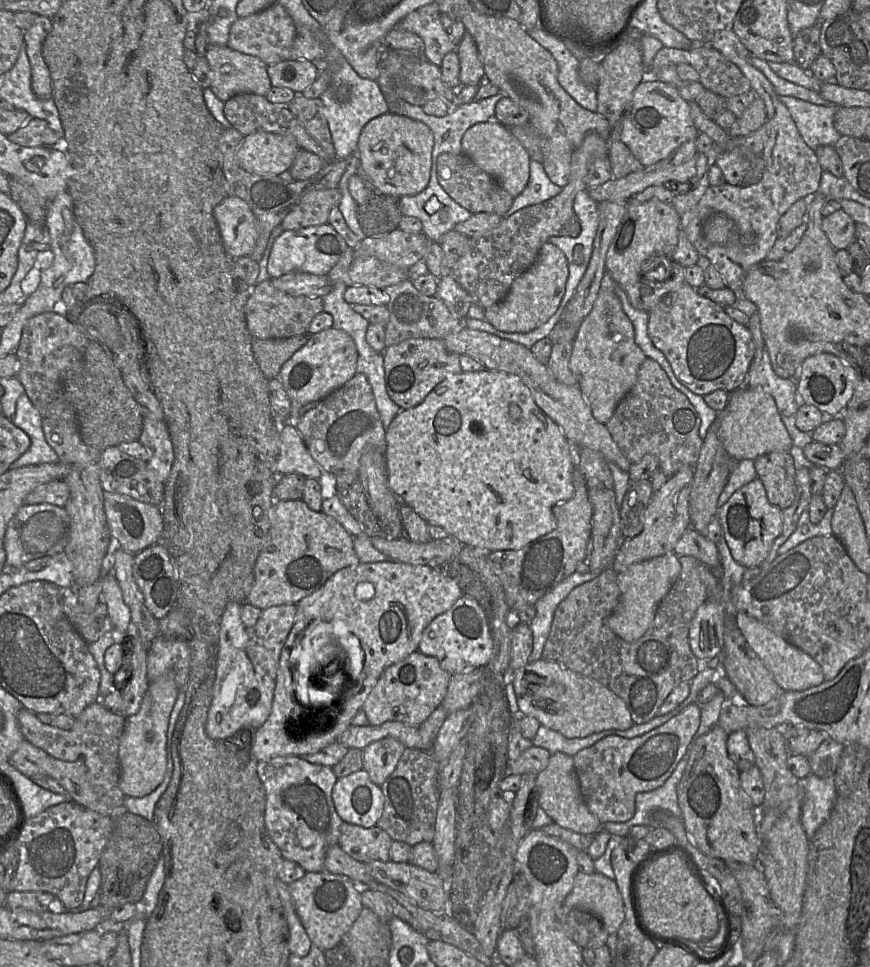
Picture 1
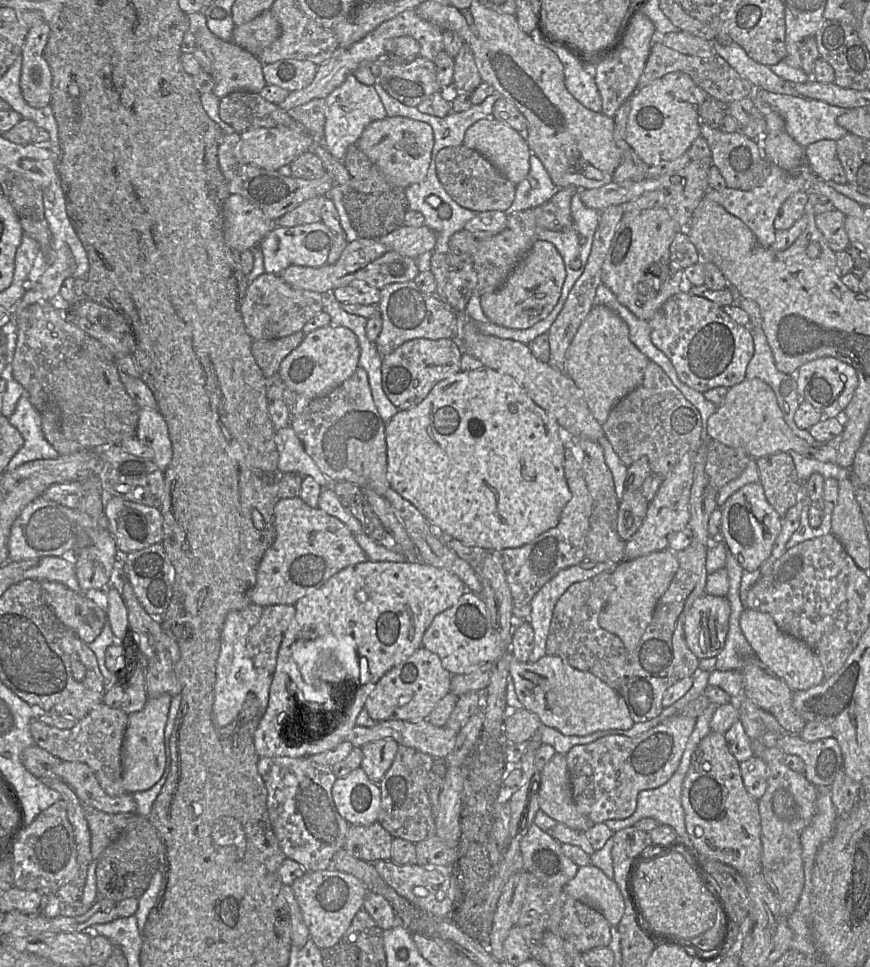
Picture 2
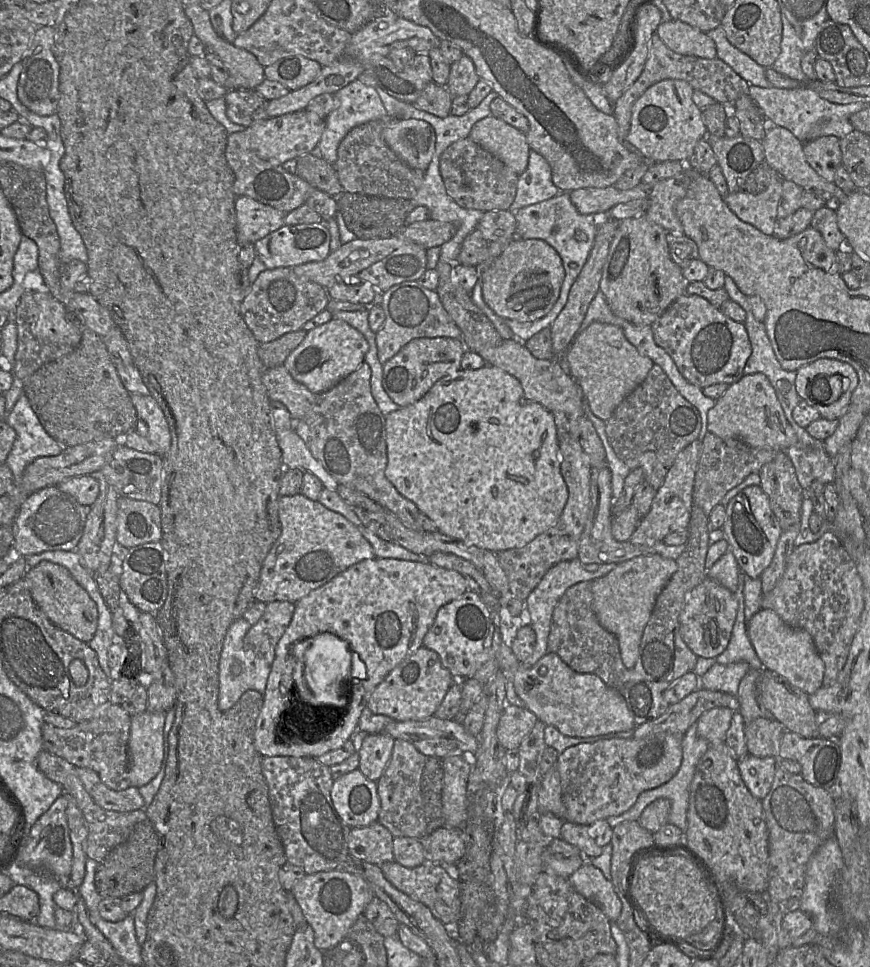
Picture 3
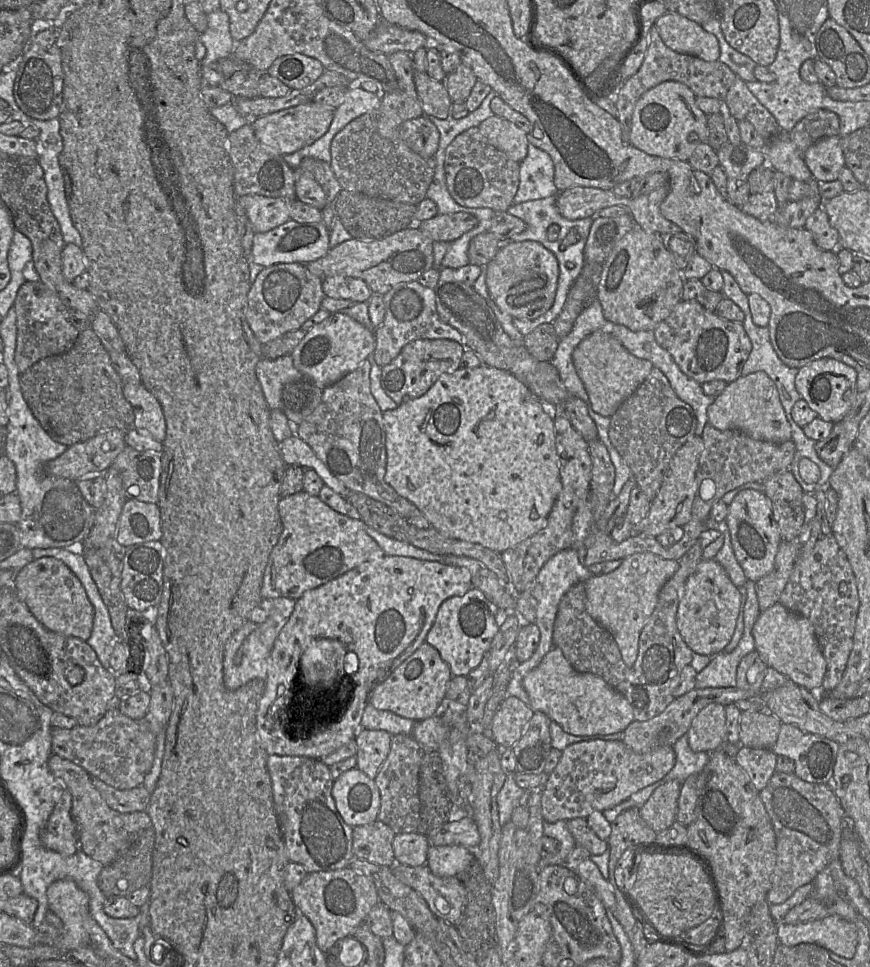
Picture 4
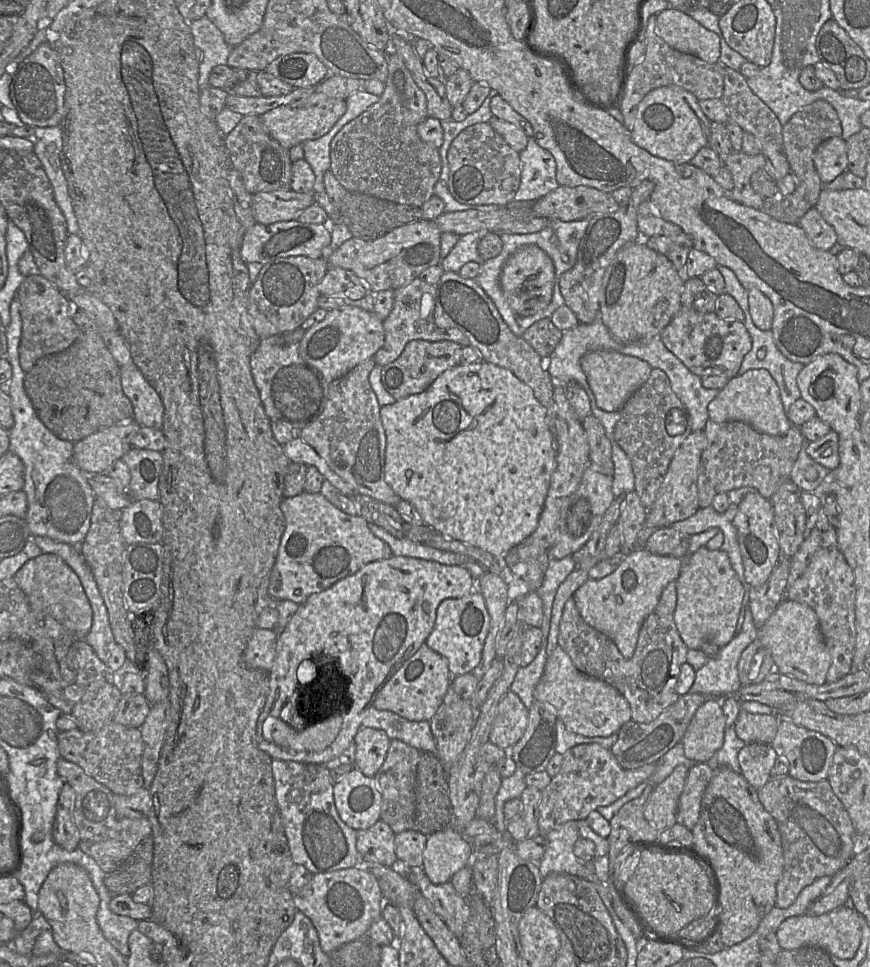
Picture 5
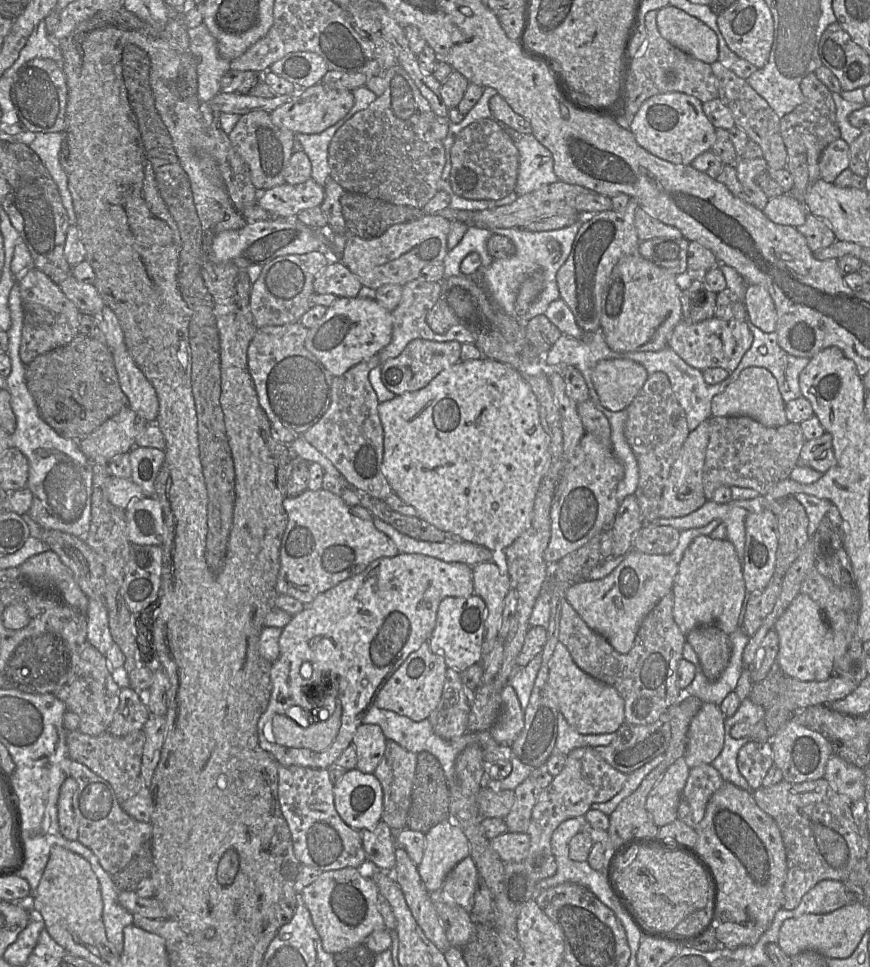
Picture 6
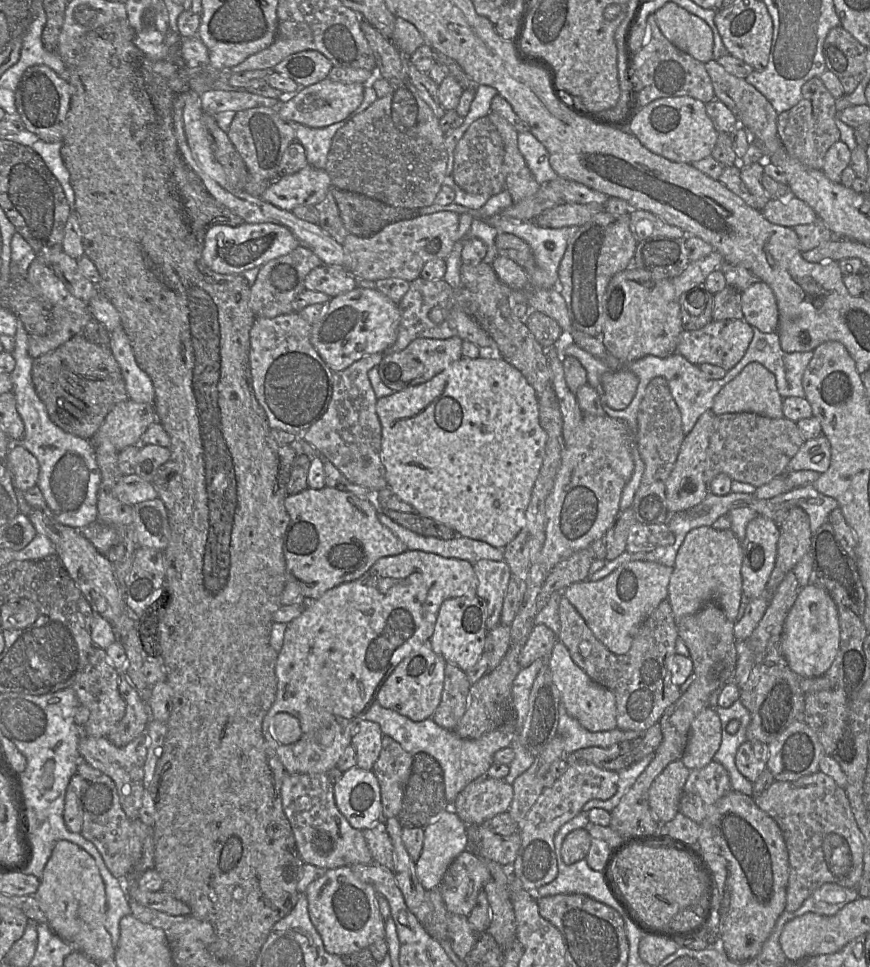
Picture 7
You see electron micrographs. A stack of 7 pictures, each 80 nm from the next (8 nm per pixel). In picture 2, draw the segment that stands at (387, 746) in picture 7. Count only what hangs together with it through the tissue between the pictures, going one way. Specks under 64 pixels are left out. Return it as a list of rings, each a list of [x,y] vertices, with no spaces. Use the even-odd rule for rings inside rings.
[[[399,745],[391,767],[379,783],[381,790],[381,806],[378,822],[394,837],[419,843],[435,834],[435,813],[427,793],[428,774],[435,759],[414,748]]]

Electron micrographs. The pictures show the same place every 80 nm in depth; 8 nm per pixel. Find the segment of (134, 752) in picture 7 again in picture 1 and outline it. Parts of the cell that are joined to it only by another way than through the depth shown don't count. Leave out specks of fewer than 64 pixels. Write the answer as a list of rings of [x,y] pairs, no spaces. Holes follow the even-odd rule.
[[[97,701],[75,718],[75,723],[70,730],[46,725],[35,713],[25,708],[19,711],[17,719],[24,738],[34,746],[56,759],[69,762],[84,761],[89,781],[101,802],[110,807],[123,805],[126,796],[119,787],[119,746],[126,718],[122,714],[109,711],[101,701]]]

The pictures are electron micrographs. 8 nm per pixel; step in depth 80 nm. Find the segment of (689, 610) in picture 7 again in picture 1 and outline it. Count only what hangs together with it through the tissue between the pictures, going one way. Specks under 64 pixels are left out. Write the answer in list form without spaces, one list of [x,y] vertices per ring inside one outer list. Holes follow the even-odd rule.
[[[707,599],[696,611],[689,627],[689,645],[698,660],[709,661],[723,652],[724,604]]]

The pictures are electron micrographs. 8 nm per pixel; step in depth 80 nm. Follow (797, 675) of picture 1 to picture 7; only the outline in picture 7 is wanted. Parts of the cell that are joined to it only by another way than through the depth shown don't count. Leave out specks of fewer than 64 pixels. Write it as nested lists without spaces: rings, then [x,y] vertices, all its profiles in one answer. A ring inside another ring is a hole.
[[[810,582],[799,592],[790,609],[780,637],[781,651],[789,667],[801,678],[823,676],[832,665],[840,646],[837,605],[829,592]]]

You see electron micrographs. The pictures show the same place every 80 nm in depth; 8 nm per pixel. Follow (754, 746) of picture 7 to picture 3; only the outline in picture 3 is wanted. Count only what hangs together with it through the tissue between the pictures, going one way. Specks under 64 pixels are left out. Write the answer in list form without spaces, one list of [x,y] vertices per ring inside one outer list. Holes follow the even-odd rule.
[[[747,754],[737,758],[737,764],[741,778],[750,793],[762,800],[771,788],[778,766],[778,758],[774,756],[757,757]]]

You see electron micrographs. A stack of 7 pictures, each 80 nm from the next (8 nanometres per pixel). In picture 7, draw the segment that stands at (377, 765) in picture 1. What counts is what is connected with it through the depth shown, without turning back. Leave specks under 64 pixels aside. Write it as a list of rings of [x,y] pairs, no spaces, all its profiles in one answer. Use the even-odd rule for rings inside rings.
[[[361,720],[352,736],[357,766],[372,770],[382,747],[382,731],[376,722]]]

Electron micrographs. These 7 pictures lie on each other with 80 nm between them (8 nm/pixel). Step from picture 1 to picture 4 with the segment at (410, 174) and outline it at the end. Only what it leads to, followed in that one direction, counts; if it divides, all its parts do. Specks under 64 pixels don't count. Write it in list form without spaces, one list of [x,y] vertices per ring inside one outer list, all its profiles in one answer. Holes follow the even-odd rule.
[[[427,116],[403,122],[400,135],[411,150],[424,158],[432,158],[438,150],[440,134]]]

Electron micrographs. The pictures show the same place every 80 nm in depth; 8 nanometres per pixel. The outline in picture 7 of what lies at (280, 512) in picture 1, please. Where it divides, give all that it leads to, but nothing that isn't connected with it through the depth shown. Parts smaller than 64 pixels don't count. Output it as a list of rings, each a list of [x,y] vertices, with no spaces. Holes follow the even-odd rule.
[[[328,486],[321,489],[308,487],[297,494],[287,495],[284,505],[290,518],[283,540],[287,582],[296,583],[306,601],[315,600],[333,587],[358,579],[378,559],[407,550],[406,545],[379,521],[378,506],[371,496],[359,497]]]

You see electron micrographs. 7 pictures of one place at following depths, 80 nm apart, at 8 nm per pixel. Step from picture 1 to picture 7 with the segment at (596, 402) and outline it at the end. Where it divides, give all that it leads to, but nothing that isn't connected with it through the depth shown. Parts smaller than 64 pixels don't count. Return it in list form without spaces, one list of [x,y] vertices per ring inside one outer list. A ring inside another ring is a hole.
[[[621,369],[603,374],[601,383],[606,404],[614,410],[623,410],[633,400],[639,379],[633,372]]]

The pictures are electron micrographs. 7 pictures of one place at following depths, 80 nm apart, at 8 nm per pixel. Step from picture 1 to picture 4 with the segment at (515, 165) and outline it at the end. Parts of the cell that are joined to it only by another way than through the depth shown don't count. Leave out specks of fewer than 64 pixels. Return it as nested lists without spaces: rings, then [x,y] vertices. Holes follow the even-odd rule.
[[[492,115],[478,126],[487,141],[510,159],[521,163],[528,152],[527,133],[505,118]]]

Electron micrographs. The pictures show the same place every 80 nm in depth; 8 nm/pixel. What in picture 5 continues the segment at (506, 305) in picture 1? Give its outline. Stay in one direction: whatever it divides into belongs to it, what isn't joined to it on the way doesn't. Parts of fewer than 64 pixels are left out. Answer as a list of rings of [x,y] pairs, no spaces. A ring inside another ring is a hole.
[[[526,245],[505,262],[500,285],[511,309],[518,317],[527,317],[544,310],[552,299],[555,268],[551,258],[538,246]]]

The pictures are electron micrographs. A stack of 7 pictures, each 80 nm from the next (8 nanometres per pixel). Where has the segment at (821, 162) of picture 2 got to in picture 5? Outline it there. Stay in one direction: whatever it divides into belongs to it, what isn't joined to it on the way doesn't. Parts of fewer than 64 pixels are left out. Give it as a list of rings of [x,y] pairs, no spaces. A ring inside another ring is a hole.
[[[833,137],[824,141],[813,155],[815,169],[823,184],[832,182],[848,170],[846,140]]]

